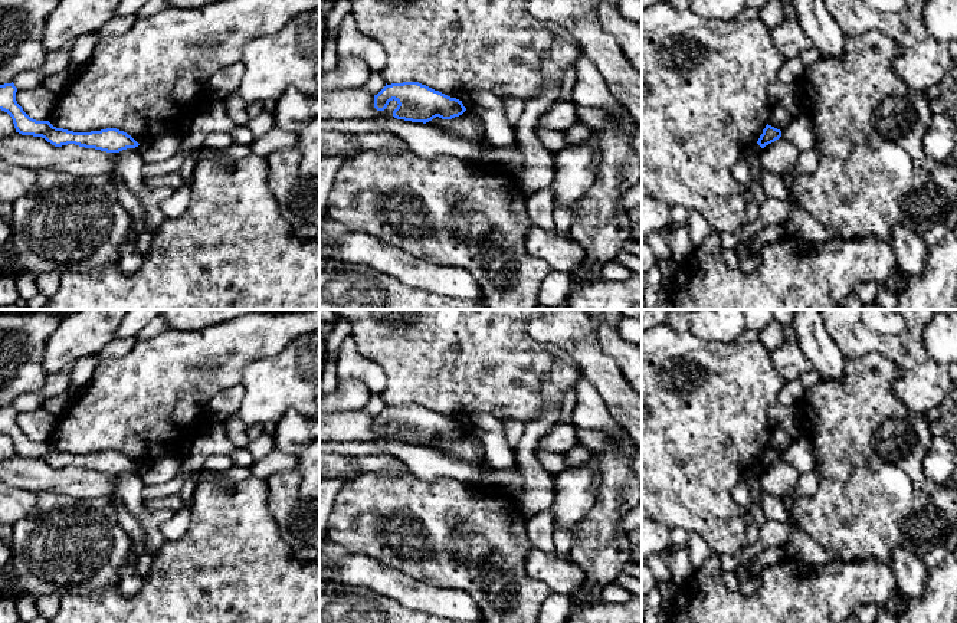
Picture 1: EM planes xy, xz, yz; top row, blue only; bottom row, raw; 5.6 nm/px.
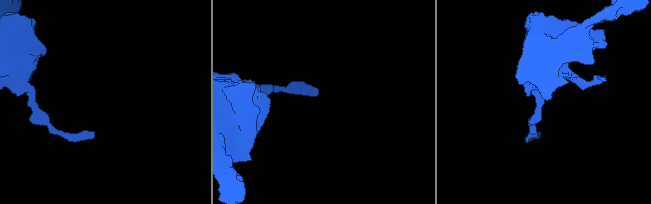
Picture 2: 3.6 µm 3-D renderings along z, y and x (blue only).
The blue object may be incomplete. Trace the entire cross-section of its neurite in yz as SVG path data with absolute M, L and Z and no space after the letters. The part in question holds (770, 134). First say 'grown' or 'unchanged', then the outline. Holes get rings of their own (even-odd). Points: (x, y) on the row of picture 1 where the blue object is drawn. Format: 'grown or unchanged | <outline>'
unchanged | M767 124L766 128L763 129L763 134L760 135L757 144L761 148L764 148L766 145L774 142L780 137L781 137L781 131Z

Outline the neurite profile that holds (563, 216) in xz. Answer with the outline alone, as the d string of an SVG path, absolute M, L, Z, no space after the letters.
M554 203L553 219L554 230L561 233L568 233L573 226L573 206L563 206L561 203Z

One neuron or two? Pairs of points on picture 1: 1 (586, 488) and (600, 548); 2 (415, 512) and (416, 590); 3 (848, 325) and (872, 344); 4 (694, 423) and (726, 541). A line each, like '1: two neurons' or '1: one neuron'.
1: two neurons
2: two neurons
3: one neuron
4: one neuron

